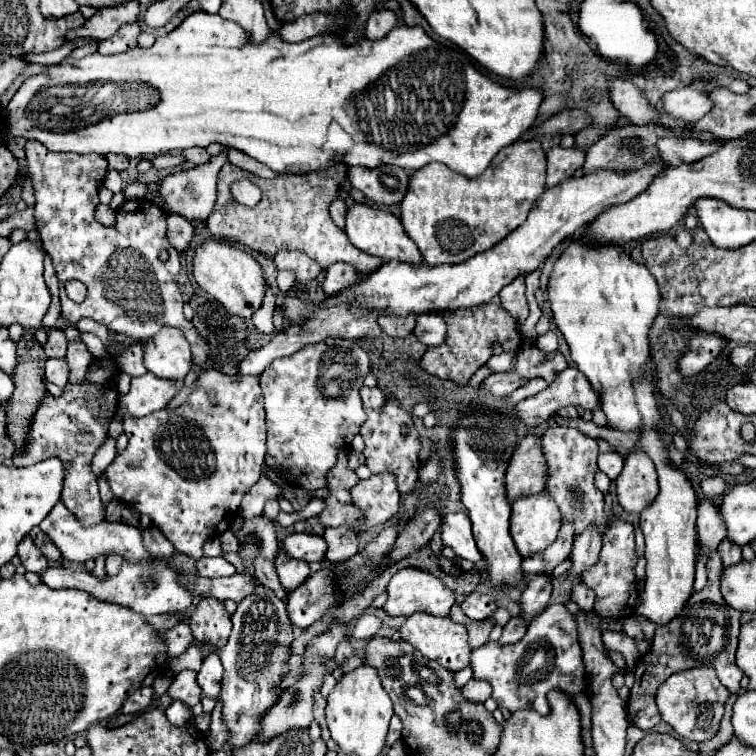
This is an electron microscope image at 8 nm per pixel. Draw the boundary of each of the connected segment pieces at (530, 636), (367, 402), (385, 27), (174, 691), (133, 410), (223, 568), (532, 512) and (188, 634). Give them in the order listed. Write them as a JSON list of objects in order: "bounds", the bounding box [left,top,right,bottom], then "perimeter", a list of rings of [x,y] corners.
[{"bounds":[470,605,592,749],"perimeter":[[[548,605],[546,611],[538,615],[532,625],[528,625],[524,639],[514,645],[500,647],[496,641],[490,641],[474,649],[470,665],[474,673],[472,677],[490,683],[492,699],[508,713],[532,709],[540,715],[548,715],[550,703],[546,695],[554,689],[568,695],[582,717],[582,743],[586,749],[592,749],[592,705],[588,697],[588,673],[582,659],[578,623],[564,605]]]},{"bounds":[362,387,386,409],"perimeter":[[[362,387],[362,401],[366,409],[382,409],[386,405],[386,395],[378,387],[374,389]]]},{"bounds":[366,9,398,39],"perimeter":[[[390,9],[376,11],[366,23],[366,37],[368,39],[382,39],[394,27],[398,27],[398,17],[394,11],[390,11]]]},{"bounds":[168,671,200,709],"perimeter":[[[180,671],[176,675],[176,679],[172,681],[168,695],[172,699],[180,699],[182,703],[186,703],[188,709],[192,709],[196,703],[200,703],[200,687],[196,683],[196,671]]]},{"bounds":[118,373,178,417],"perimeter":[[[146,373],[142,377],[132,379],[130,391],[120,395],[118,399],[118,417],[144,417],[152,411],[164,409],[168,401],[178,393],[174,383],[166,383],[166,379],[154,379],[154,375]]]},{"bounds":[196,557,236,577],"perimeter":[[[202,557],[196,561],[198,567],[198,575],[202,577],[230,577],[236,573],[236,567],[232,563],[228,563],[224,557]]]},{"bounds":[510,493,560,557],"perimeter":[[[546,493],[516,499],[510,515],[510,535],[522,557],[542,553],[560,531],[560,511]]]},{"bounds":[160,625,194,657],"perimeter":[[[176,625],[172,629],[166,629],[166,631],[160,631],[162,635],[162,641],[166,643],[166,649],[168,649],[168,657],[176,657],[176,655],[182,655],[188,645],[194,641],[192,637],[192,631],[188,625]]]}]

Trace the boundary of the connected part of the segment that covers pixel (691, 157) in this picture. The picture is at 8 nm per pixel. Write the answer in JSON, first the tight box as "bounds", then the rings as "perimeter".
{"bounds":[658,139,724,165],"perimeter":[[[660,139],[658,147],[660,147],[660,155],[664,155],[664,159],[670,165],[682,165],[682,163],[694,163],[698,159],[704,159],[712,153],[716,153],[724,143],[706,143],[706,141],[678,141],[678,139]]]}

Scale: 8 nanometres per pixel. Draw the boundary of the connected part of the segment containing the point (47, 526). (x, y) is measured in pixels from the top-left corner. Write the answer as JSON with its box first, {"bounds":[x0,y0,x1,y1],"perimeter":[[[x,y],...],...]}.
{"bounds":[40,503,156,563],"perimeter":[[[56,503],[50,511],[50,515],[46,515],[46,519],[40,523],[40,529],[52,539],[52,543],[64,553],[66,559],[70,561],[78,561],[78,563],[86,563],[88,559],[96,559],[100,555],[110,555],[110,553],[116,553],[116,555],[122,555],[126,561],[130,563],[138,563],[138,559],[156,559],[154,555],[150,555],[146,549],[144,549],[144,543],[142,543],[142,531],[134,525],[128,525],[128,523],[110,523],[110,521],[104,521],[104,523],[98,523],[98,525],[92,525],[92,527],[84,527],[82,521],[72,515],[64,503]]]}

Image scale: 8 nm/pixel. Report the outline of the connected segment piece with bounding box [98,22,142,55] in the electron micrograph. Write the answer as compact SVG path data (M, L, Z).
M137 22L130 25L122 25L110 39L102 41L98 45L98 53L110 55L110 53L124 53L126 49L130 51L132 47L138 45L138 35L140 35L140 25Z

